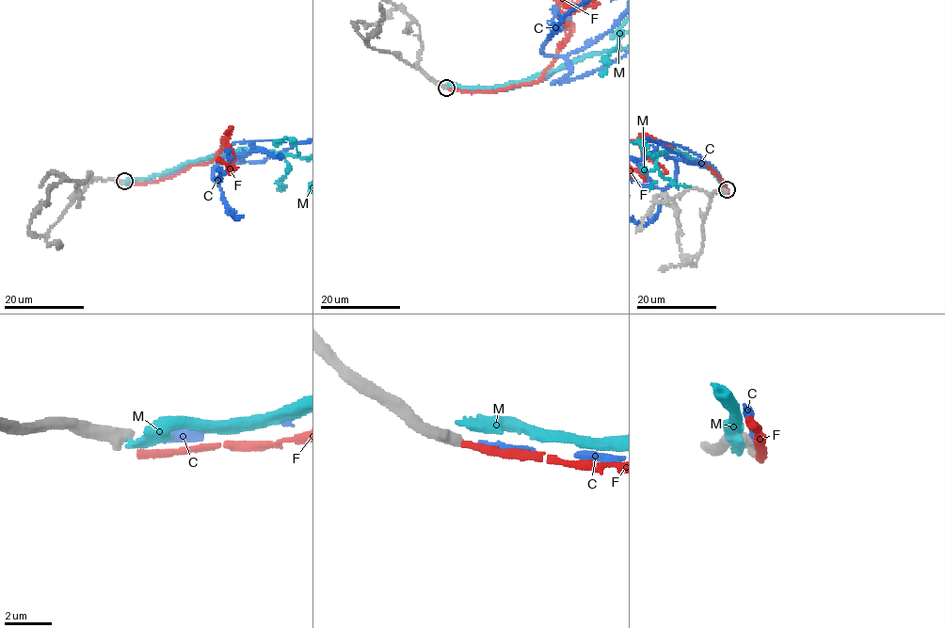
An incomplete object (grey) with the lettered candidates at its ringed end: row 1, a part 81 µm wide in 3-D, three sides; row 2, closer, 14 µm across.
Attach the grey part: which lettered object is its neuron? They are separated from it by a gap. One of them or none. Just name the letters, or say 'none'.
C

